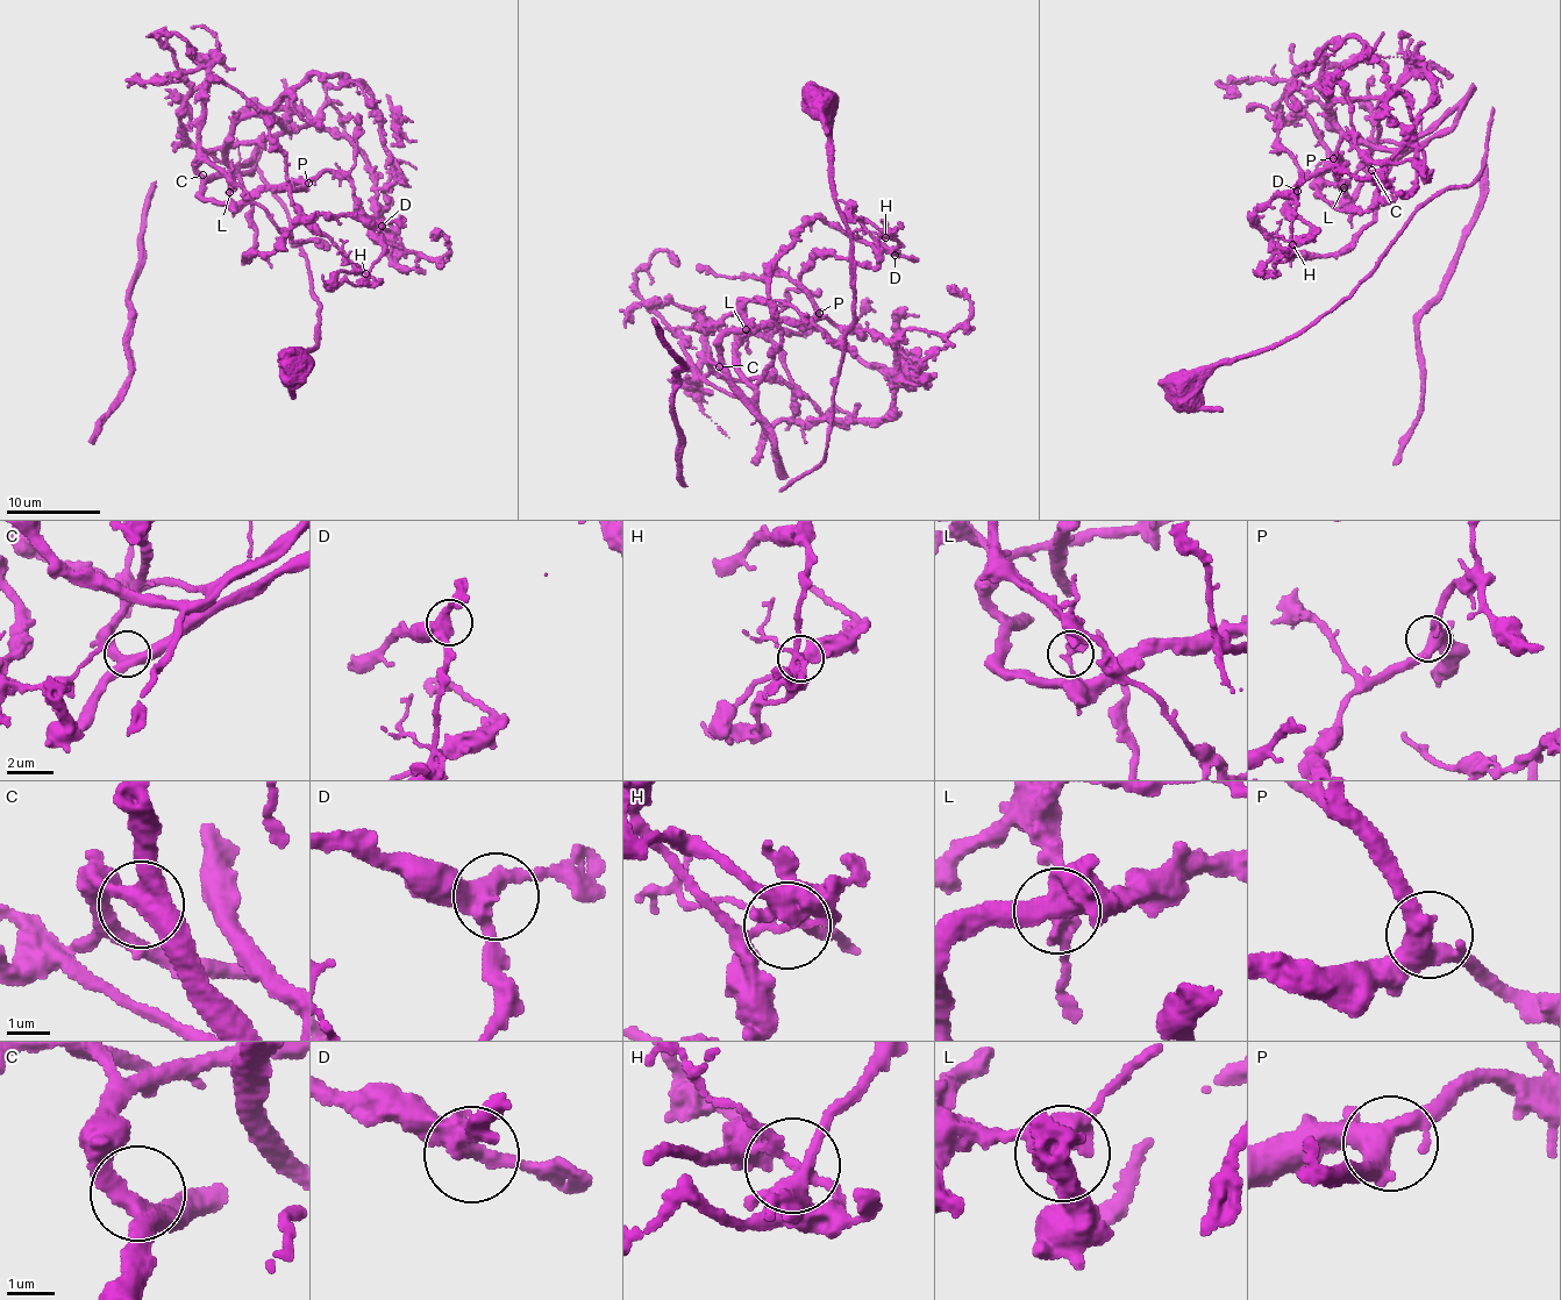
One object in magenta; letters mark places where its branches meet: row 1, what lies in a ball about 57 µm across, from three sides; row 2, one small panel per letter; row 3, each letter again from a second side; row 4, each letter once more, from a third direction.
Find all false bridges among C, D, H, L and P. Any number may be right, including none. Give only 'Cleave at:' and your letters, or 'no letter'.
Cleave at: H, L

